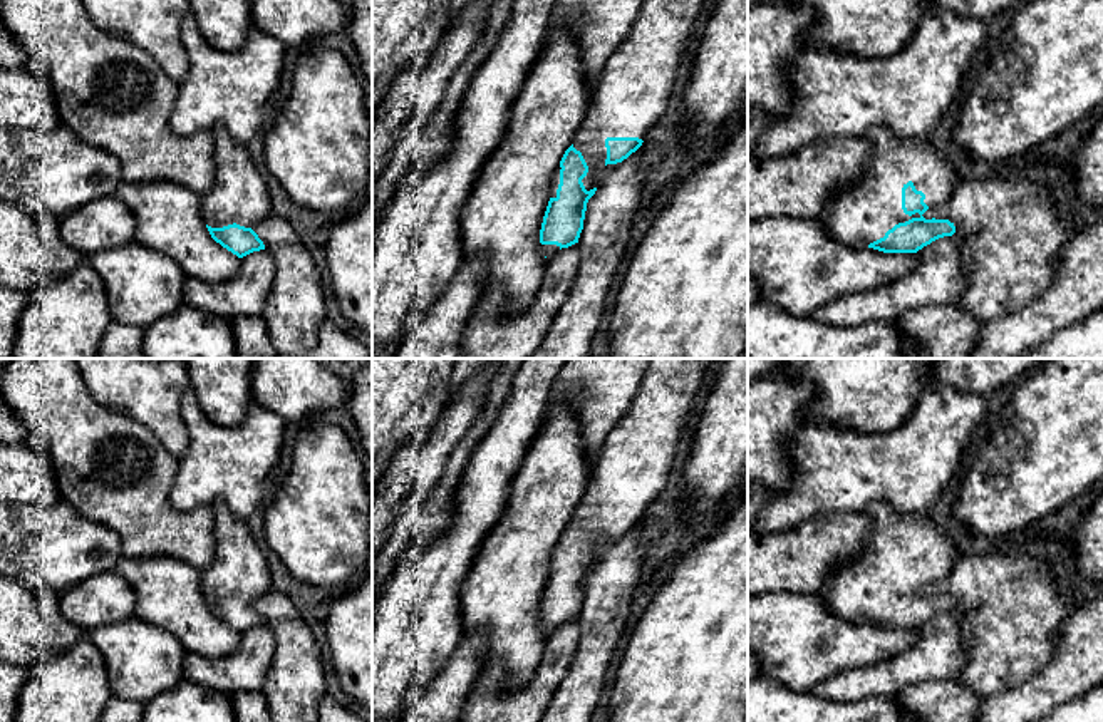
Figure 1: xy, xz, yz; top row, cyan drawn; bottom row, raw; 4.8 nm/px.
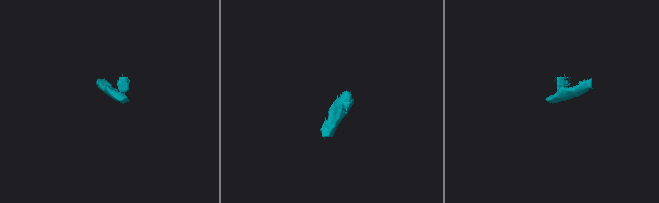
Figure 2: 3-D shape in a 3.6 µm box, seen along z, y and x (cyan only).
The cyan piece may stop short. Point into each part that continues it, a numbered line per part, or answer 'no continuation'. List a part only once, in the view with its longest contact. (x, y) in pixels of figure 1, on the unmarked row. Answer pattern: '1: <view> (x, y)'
1: yz (859, 588)

